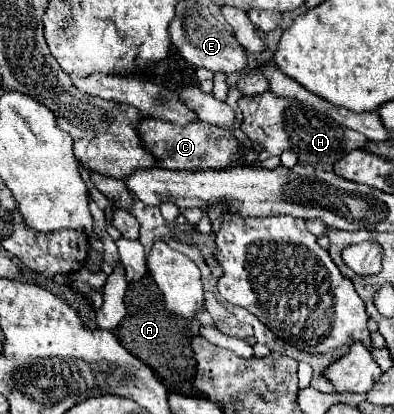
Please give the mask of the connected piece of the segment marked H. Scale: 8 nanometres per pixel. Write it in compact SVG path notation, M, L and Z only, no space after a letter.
M266 91L262 95L252 95L252 97L242 97L238 101L244 121L242 121L242 131L252 143L262 143L264 149L258 153L258 161L264 161L272 155L282 155L284 151L294 151L300 159L300 163L322 167L326 171L334 169L334 163L354 151L354 149L364 149L368 139L348 127L342 127L334 123L330 117L322 115L320 111L314 111L312 107L302 105L298 99L292 97L278 97L272 91Z

